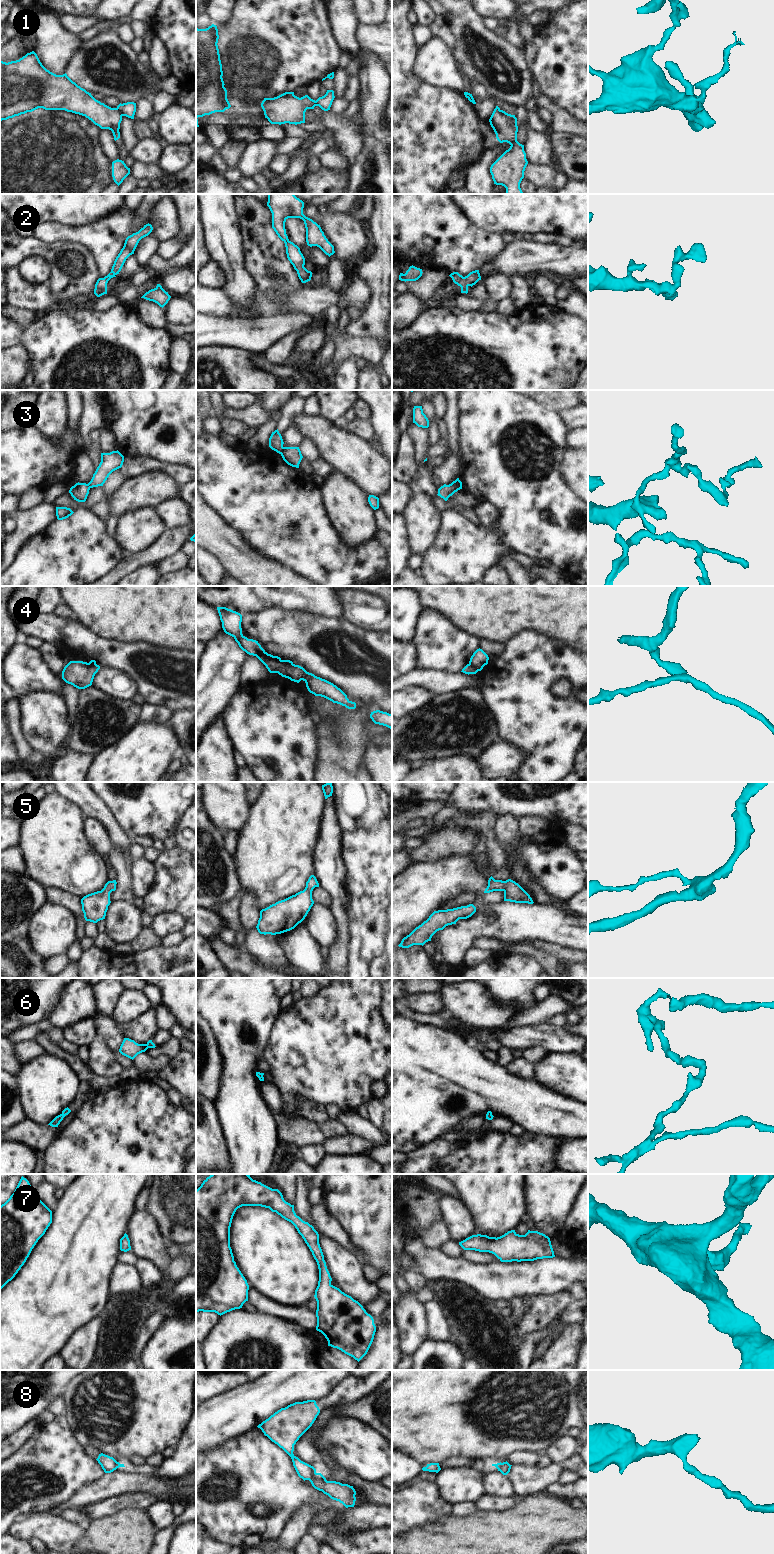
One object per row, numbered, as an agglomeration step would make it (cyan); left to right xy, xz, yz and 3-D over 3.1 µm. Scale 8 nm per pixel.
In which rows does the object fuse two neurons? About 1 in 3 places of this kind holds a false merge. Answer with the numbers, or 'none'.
1, 3, 4

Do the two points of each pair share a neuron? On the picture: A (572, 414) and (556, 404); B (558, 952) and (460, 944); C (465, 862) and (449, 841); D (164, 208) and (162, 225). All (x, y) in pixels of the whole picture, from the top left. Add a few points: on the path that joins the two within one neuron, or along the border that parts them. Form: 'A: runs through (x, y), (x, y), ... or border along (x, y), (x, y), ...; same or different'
A: border along (577, 405), (571, 408), (564, 408), (558, 413); different
B: border along (528, 940), (547, 940), (573, 950); different
C: border along (479, 850), (473, 853), (454, 854), (437, 861); different
D: runs through (164, 212), (164, 221); same

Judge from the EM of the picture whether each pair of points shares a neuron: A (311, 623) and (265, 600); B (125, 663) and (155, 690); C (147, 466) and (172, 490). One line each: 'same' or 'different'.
A: different
B: same
C: different

